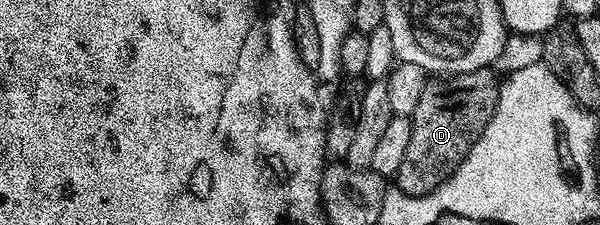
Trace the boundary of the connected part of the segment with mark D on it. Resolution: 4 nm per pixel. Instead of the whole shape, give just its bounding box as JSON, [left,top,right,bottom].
[394,67,501,195]

